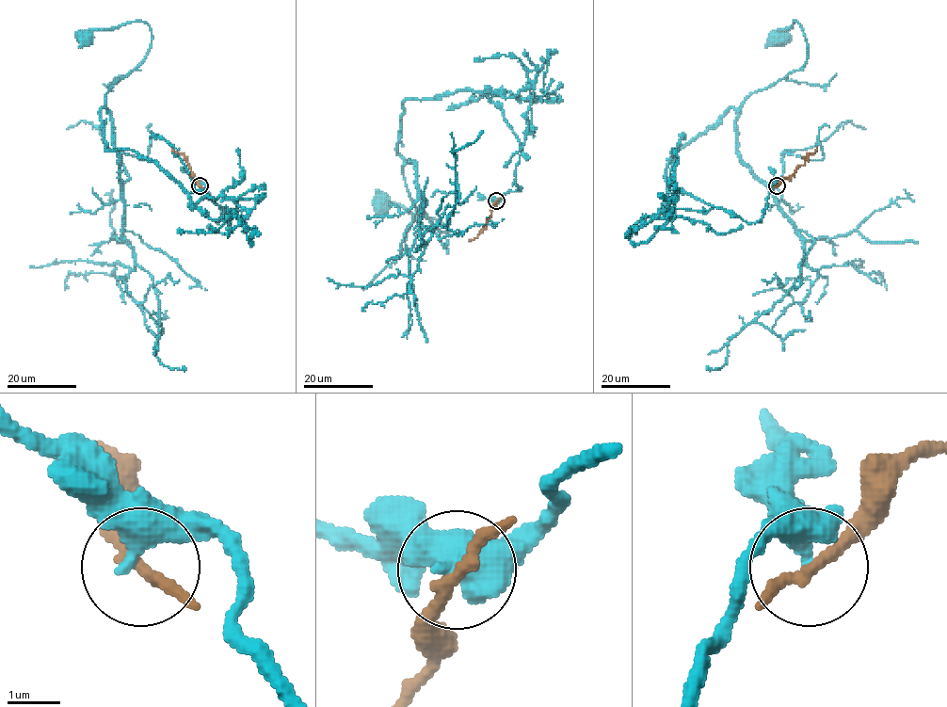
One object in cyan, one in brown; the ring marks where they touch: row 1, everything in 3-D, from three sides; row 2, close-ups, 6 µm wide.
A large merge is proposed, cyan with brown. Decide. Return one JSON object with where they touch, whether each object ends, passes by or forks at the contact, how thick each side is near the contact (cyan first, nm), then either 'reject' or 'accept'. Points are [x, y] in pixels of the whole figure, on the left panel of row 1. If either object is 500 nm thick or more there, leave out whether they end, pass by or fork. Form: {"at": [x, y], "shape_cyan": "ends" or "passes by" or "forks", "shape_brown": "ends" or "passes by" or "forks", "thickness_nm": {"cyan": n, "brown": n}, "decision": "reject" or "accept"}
{"at": [200, 185], "shape_cyan": "ends", "shape_brown": "passes by", "thickness_nm": {"cyan": 460, "brown": 240}, "decision": "reject"}

